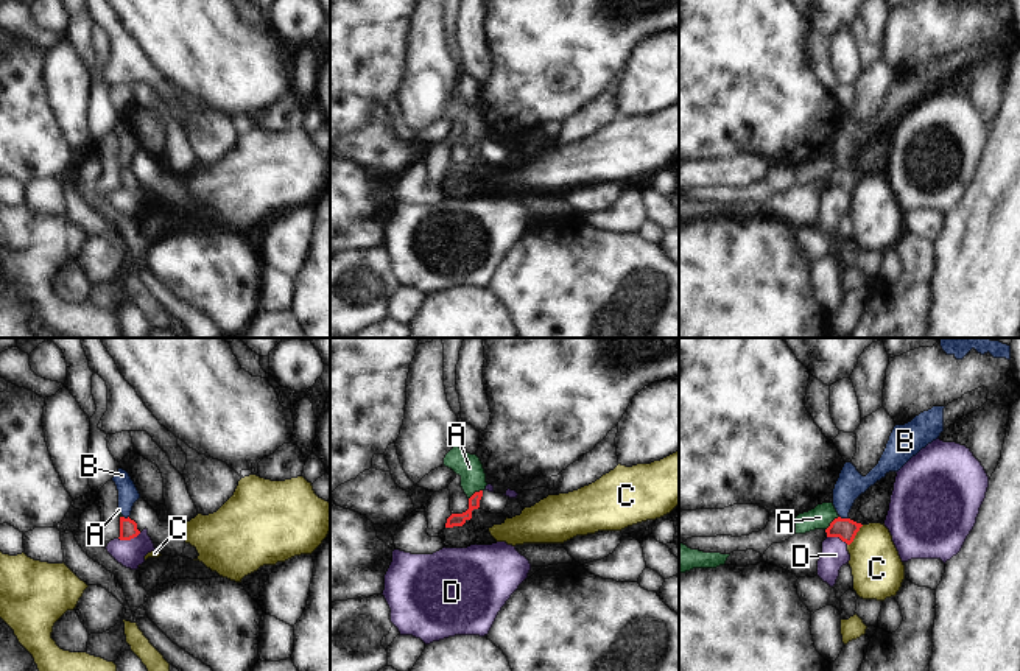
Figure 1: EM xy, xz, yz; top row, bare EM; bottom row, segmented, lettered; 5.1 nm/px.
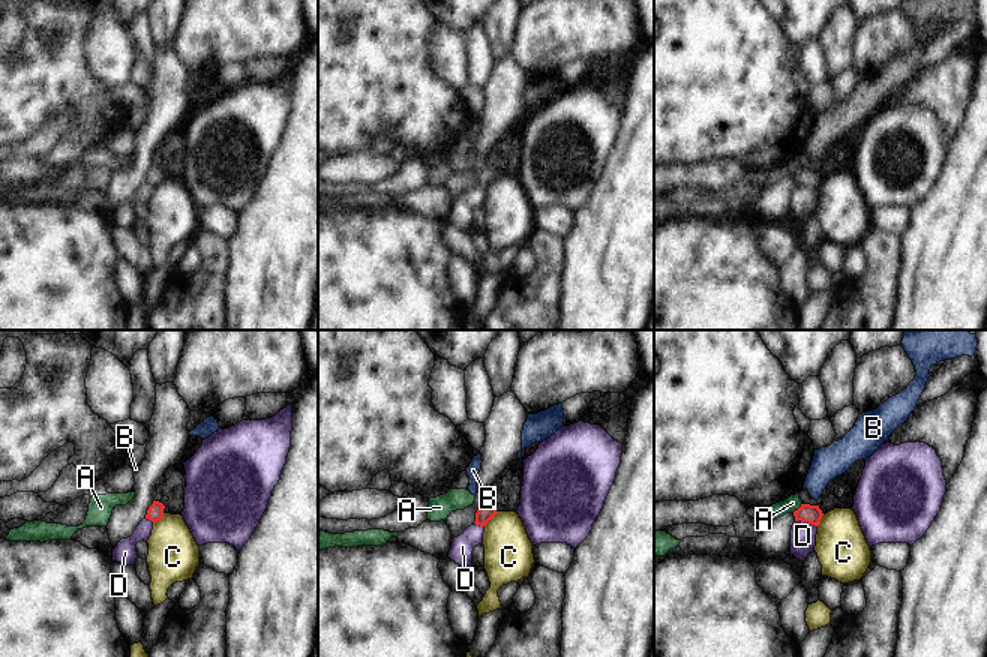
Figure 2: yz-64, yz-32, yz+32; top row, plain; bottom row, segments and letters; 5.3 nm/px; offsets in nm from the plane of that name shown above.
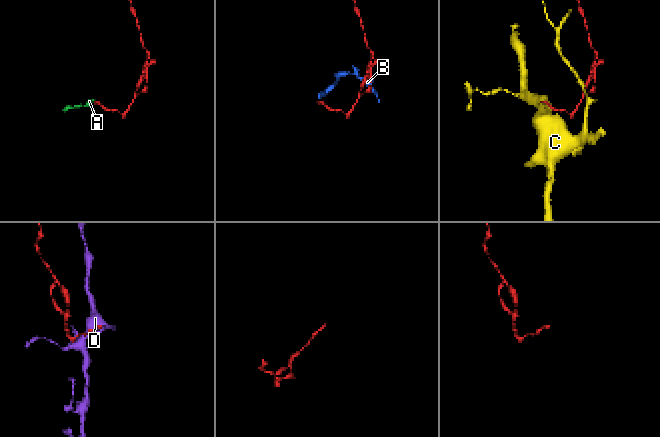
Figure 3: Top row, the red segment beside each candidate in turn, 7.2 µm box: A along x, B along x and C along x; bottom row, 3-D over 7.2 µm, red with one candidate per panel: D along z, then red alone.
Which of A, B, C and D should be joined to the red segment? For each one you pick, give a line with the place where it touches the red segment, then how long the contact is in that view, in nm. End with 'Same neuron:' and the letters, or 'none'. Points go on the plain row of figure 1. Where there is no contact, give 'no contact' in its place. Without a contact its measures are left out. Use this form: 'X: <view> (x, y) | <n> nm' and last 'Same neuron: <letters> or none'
Same neuron: none

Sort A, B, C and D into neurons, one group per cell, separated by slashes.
A B / C / D

